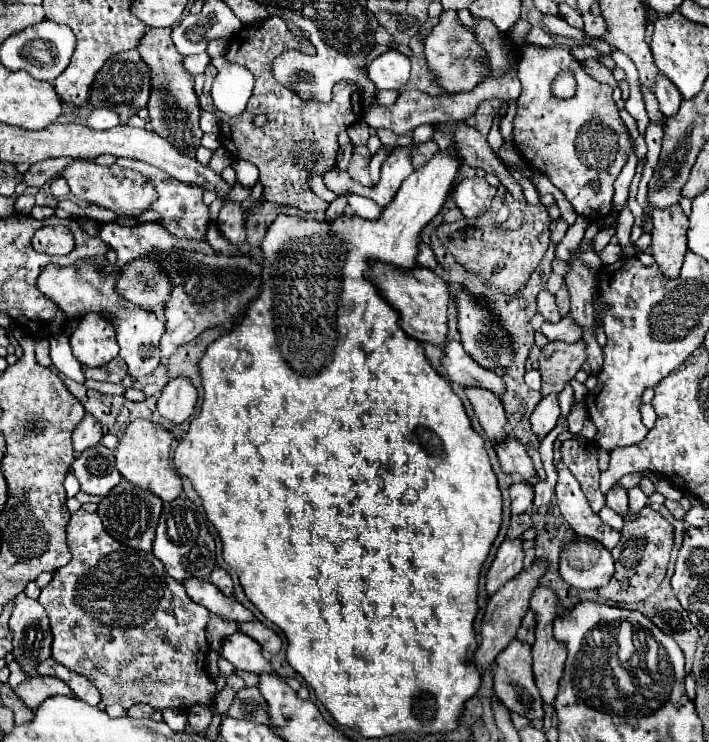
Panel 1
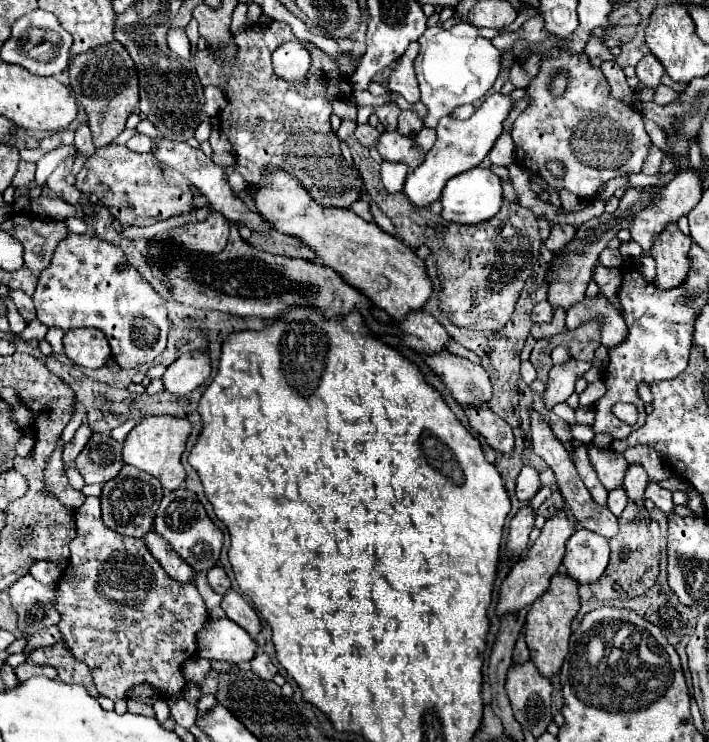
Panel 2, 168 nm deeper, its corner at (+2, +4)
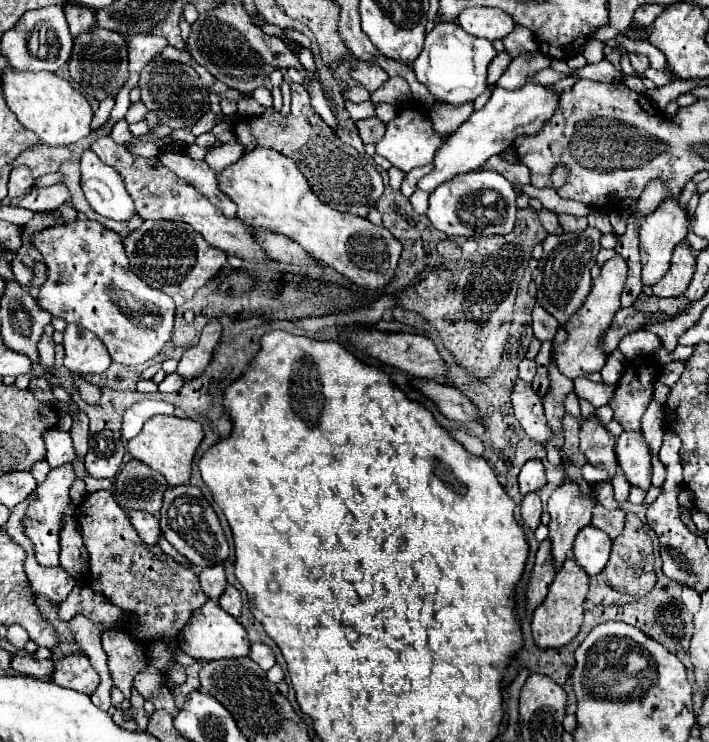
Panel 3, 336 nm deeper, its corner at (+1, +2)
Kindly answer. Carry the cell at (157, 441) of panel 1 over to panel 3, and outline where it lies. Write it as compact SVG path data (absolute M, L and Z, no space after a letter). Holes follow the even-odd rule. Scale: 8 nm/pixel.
M157 415L157 417L151 417L143 425L141 433L129 441L129 453L131 453L131 457L145 461L151 469L165 475L169 485L185 485L185 483L189 483L191 463L193 463L193 457L195 457L201 441L203 441L201 423L197 423L193 419Z

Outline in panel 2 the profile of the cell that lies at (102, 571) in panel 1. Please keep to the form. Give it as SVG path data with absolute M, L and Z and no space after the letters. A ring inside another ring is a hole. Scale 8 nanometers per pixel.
M86 497L84 505L74 511L74 517L76 539L70 543L68 567L56 585L54 599L54 607L62 615L62 621L58 623L62 643L74 659L84 661L90 667L98 693L112 701L126 699L126 693L140 683L150 685L162 697L182 693L186 687L182 665L196 655L196 633L208 619L196 585L176 583L168 577L142 539L124 537L104 527L98 497Z

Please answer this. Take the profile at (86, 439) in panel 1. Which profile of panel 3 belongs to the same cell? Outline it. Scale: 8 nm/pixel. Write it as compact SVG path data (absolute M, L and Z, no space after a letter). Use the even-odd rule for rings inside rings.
M69 465L51 469L47 479L43 483L39 483L35 487L35 499L27 505L25 515L21 519L23 531L29 537L29 541L33 543L35 549L35 559L41 565L59 565L59 531L63 527L63 519L65 517L73 517L71 511L71 499L69 499L69 487L75 481L75 473Z

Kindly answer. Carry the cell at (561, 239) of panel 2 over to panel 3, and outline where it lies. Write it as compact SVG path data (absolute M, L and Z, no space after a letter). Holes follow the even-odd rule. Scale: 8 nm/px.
M541 209L539 211L539 219L543 223L543 227L551 233L551 235L559 235L563 231L563 227L559 225L559 219L557 219L557 213L549 211L549 209Z

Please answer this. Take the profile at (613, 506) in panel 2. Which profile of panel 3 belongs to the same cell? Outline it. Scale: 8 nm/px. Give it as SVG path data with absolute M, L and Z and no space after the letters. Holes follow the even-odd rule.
M617 471L617 473L615 473L615 477L611 479L611 485L615 487L615 499L617 499L619 503L623 503L623 501L627 501L627 497L629 497L629 489L631 489L631 485L629 485L629 481L625 479L625 475L623 475L623 471Z

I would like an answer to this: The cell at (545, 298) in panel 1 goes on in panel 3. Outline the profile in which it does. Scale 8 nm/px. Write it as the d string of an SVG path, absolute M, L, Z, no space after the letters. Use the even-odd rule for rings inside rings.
M537 305L533 309L533 333L539 341L553 341L555 333L561 329L561 325L549 317L549 313L545 313L545 309L541 309L541 305Z

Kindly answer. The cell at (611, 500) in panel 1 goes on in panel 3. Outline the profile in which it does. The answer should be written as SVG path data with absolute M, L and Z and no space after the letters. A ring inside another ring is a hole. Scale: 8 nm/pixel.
M591 413L585 423L581 423L581 451L585 453L587 461L593 467L609 471L613 477L617 471L617 457L615 457L615 437L605 429L603 423L599 423L597 415Z

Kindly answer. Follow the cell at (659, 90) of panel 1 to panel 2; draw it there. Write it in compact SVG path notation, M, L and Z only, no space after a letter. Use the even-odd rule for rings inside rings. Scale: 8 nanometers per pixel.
M654 55L642 57L642 61L636 65L636 77L648 89L658 89L662 85L662 75L664 73L666 71L664 71L662 63Z

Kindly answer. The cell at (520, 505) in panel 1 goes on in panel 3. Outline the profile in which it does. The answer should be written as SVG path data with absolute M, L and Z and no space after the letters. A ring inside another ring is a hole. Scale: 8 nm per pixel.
M529 459L519 473L519 491L527 495L529 491L539 491L547 483L545 467L539 459Z

